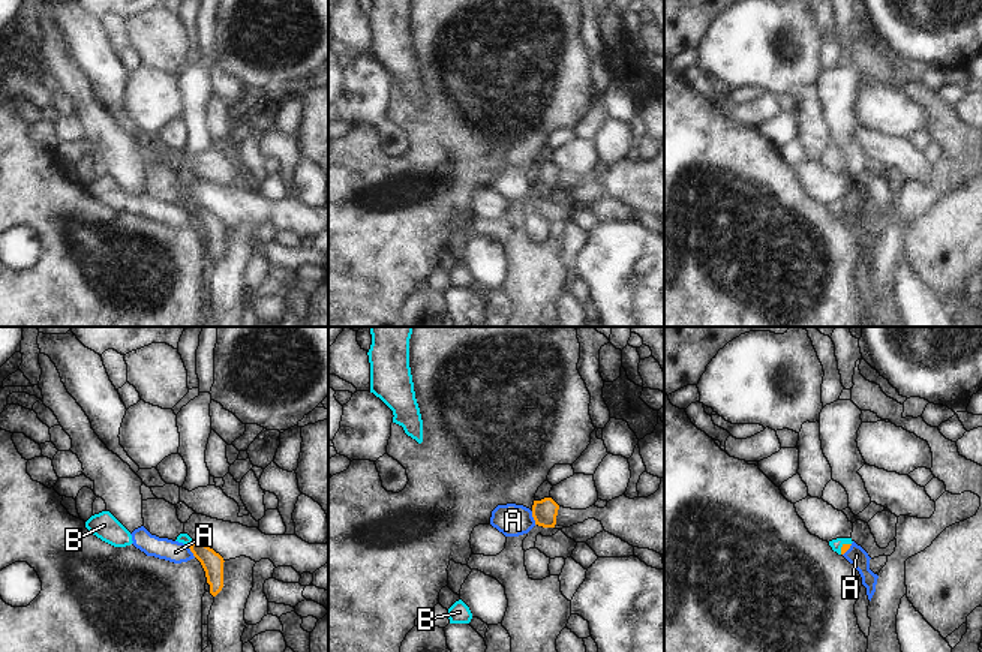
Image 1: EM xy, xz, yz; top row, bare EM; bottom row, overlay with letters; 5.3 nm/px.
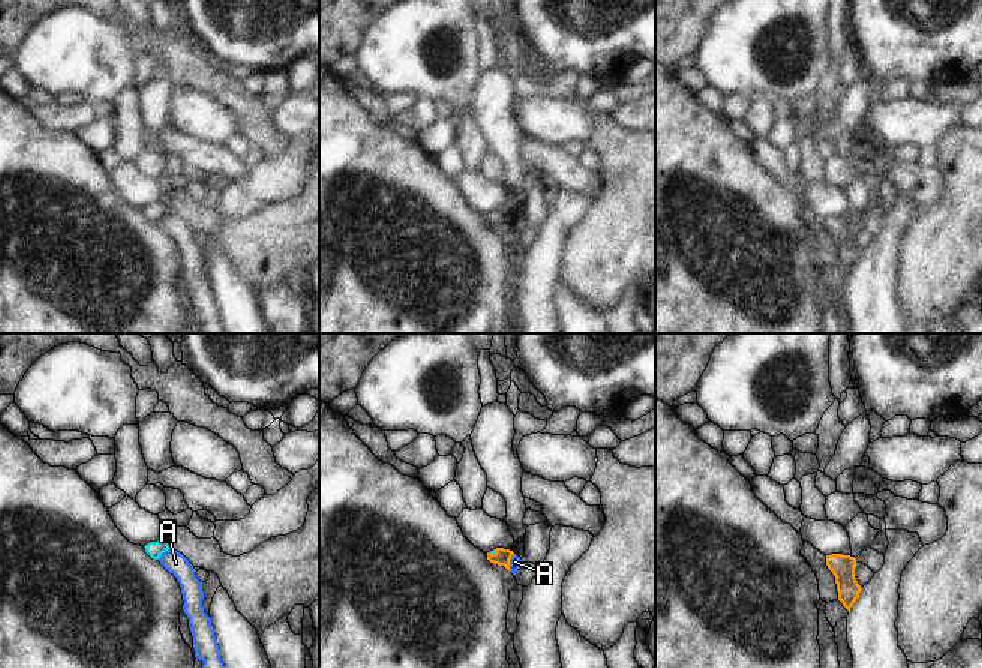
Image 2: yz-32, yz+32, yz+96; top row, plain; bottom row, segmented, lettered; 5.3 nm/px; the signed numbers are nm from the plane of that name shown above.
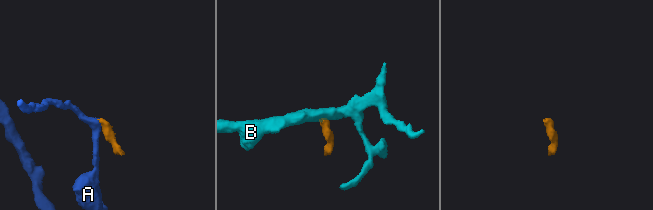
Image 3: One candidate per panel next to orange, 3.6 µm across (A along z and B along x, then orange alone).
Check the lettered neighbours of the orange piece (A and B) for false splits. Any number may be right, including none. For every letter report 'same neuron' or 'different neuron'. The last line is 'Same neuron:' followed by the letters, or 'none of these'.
A: different neuron
B: same neuron
Same neuron: B

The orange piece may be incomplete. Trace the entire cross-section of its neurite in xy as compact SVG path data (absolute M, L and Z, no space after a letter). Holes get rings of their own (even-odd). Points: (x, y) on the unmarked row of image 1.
M180 198L175 205L186 208L201 226L210 249L210 258L216 261L223 252L223 222L208 210L193 205L187 198Z

